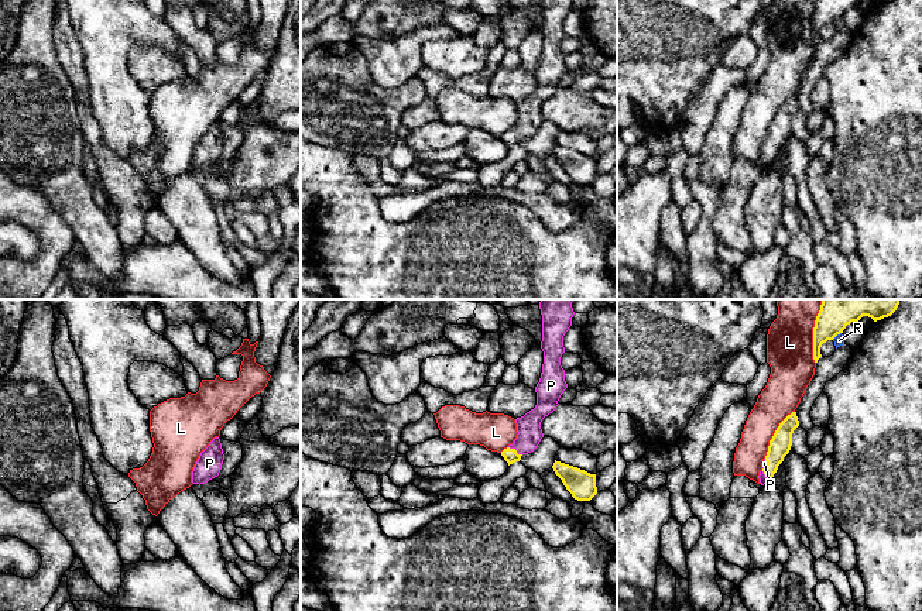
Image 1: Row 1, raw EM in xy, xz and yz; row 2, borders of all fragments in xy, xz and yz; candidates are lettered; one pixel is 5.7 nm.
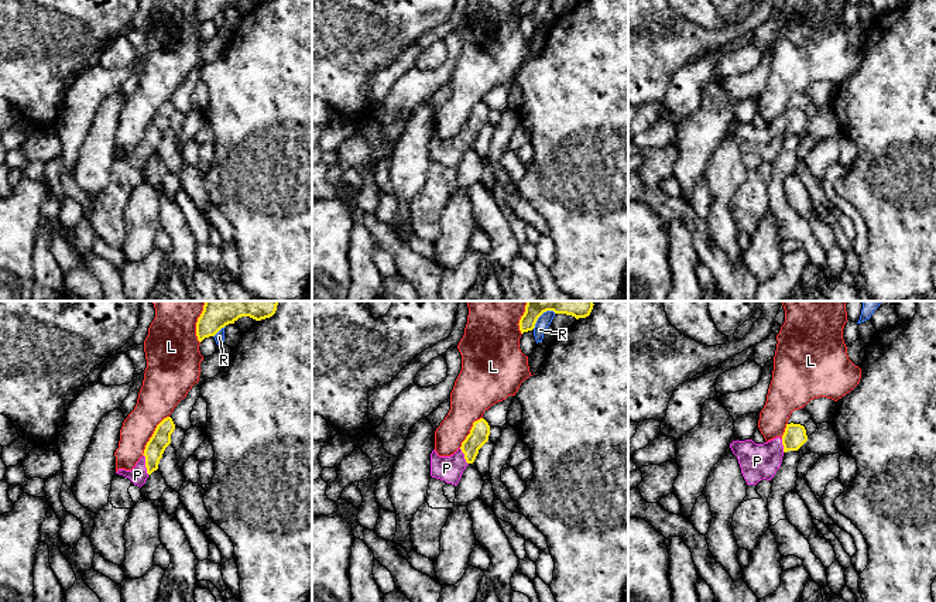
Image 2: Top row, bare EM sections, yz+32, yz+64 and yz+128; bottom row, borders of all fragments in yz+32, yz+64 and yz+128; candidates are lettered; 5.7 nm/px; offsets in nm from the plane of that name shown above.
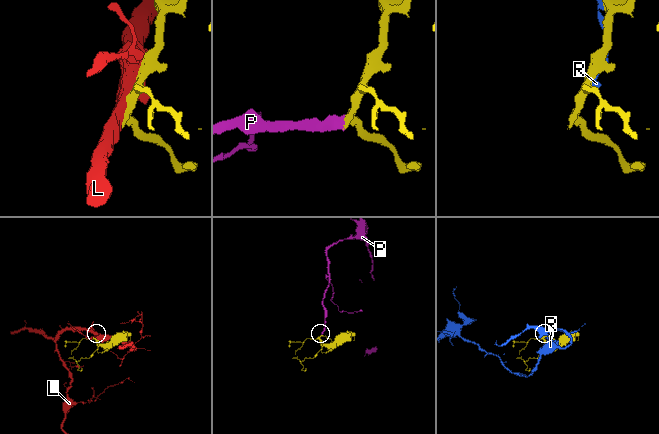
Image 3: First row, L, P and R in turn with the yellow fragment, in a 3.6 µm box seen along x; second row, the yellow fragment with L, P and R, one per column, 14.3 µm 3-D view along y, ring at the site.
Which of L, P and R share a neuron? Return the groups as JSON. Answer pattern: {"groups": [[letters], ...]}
{"groups": [["L"], ["P"], ["R"]]}

